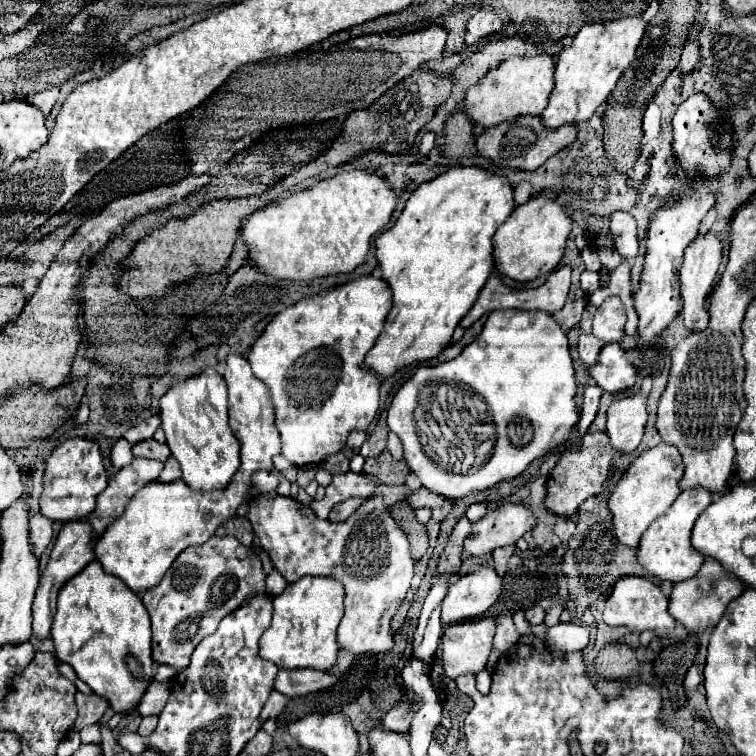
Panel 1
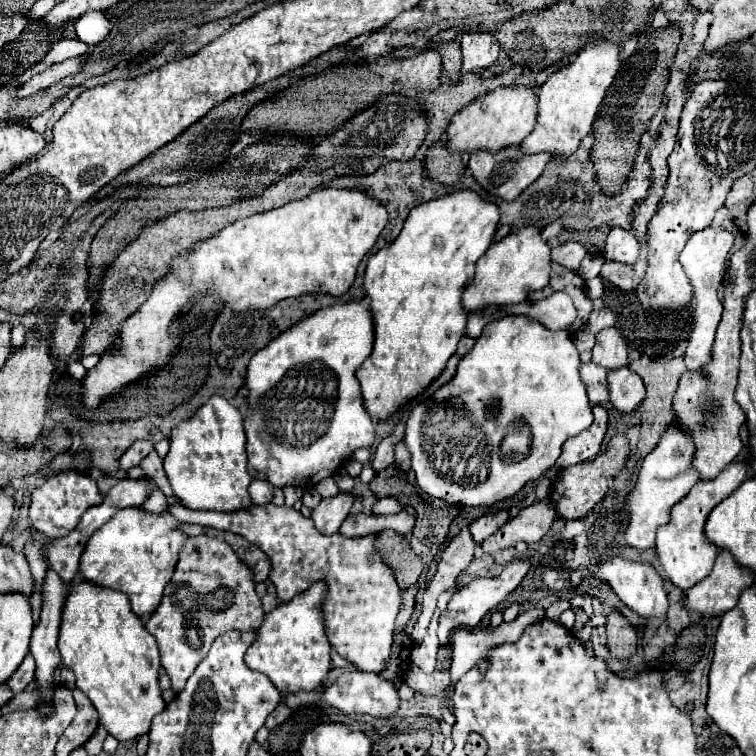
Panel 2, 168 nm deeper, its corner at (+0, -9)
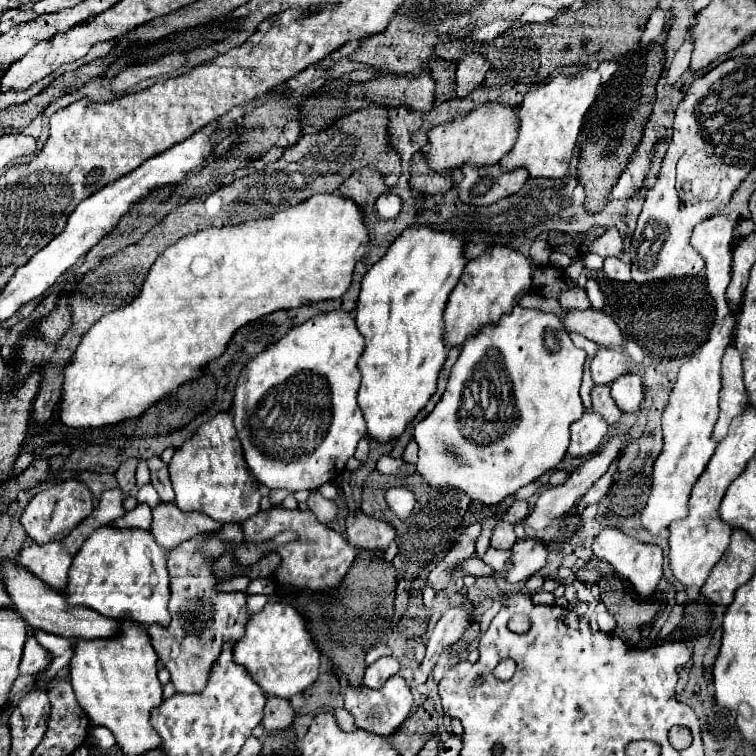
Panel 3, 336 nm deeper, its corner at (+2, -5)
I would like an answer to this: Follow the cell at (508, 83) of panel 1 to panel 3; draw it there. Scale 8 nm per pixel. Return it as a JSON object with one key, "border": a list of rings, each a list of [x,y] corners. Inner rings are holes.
{"border":[[[501,102],[483,104],[471,110],[463,120],[439,124],[429,132],[431,148],[427,148],[427,164],[437,172],[457,168],[467,162],[473,166],[497,164],[515,146],[517,134],[519,134],[519,118],[515,106],[507,106]]]}

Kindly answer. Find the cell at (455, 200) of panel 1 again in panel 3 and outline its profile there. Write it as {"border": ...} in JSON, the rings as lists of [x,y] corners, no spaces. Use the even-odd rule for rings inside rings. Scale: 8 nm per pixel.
{"border":[[[411,224],[361,280],[355,320],[359,332],[365,336],[367,346],[357,364],[363,376],[357,398],[367,422],[367,432],[379,442],[401,436],[409,420],[417,416],[417,412],[429,402],[431,394],[435,392],[439,370],[443,368],[449,352],[445,344],[443,314],[447,298],[457,286],[467,264],[465,244],[467,240],[463,240],[463,236],[459,236],[457,232],[443,232],[441,228],[431,228],[431,224]]]}

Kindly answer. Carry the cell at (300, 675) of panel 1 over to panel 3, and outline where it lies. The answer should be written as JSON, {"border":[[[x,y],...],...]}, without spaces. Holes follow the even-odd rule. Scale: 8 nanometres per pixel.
{"border":[[[395,674],[391,676],[383,688],[379,690],[373,690],[373,688],[365,688],[365,684],[359,684],[359,686],[353,686],[349,682],[345,682],[341,688],[339,688],[339,696],[343,698],[343,704],[345,708],[355,716],[355,722],[359,728],[367,730],[367,732],[375,732],[379,736],[387,736],[391,734],[395,728],[399,728],[399,724],[411,714],[411,706],[413,706],[413,696],[411,696],[411,690],[407,686],[407,682]]]}

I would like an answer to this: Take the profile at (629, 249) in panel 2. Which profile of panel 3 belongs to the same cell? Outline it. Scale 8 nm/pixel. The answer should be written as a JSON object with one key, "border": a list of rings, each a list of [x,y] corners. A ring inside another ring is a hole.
{"border":[[[607,228],[603,236],[599,236],[591,246],[589,252],[599,254],[601,258],[609,258],[609,256],[621,256],[623,252],[623,238],[619,234],[617,228]]]}

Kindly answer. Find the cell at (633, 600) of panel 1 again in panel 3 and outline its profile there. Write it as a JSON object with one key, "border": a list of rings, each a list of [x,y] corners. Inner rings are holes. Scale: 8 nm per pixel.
{"border":[[[607,528],[595,538],[593,556],[603,560],[603,562],[609,562],[613,566],[613,570],[619,576],[623,576],[633,586],[635,594],[641,598],[651,596],[657,590],[657,584],[663,576],[663,552],[661,552],[661,548],[655,544],[643,544],[631,536],[621,534],[615,528]]]}

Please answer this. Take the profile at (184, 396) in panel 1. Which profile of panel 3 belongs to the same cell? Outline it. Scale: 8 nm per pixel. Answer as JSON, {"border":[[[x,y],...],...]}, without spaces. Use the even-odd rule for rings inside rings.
{"border":[[[217,412],[211,420],[201,424],[191,438],[187,438],[173,454],[169,462],[169,476],[175,490],[175,504],[183,512],[203,512],[213,520],[227,522],[243,522],[259,512],[261,494],[257,490],[257,480],[251,476],[233,420],[231,412]]]}

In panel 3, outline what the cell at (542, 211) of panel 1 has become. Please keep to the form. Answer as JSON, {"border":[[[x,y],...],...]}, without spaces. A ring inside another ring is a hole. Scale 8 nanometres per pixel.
{"border":[[[495,246],[485,250],[481,256],[467,262],[463,276],[449,296],[445,308],[445,334],[447,344],[461,346],[467,336],[475,334],[483,324],[499,320],[503,314],[511,312],[517,300],[531,288],[531,260],[517,252],[515,248]]]}

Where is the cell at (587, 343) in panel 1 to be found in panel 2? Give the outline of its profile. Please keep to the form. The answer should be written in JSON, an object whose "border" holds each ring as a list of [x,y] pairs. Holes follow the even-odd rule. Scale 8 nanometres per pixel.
{"border":[[[589,362],[589,364],[581,364],[581,378],[587,384],[587,398],[591,402],[591,406],[603,406],[603,408],[611,408],[609,402],[609,392],[607,392],[607,372],[605,368]]]}

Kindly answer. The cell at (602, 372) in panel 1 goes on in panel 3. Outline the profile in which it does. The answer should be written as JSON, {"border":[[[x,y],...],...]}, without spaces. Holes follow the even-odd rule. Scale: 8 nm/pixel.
{"border":[[[623,374],[611,384],[611,398],[621,412],[637,412],[643,402],[643,384],[637,374]]]}

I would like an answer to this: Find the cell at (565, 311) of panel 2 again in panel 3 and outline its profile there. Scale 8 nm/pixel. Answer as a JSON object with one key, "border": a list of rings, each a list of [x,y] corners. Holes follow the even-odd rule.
{"border":[[[565,310],[561,316],[563,330],[581,334],[599,346],[625,346],[625,338],[611,316],[597,310]]]}

